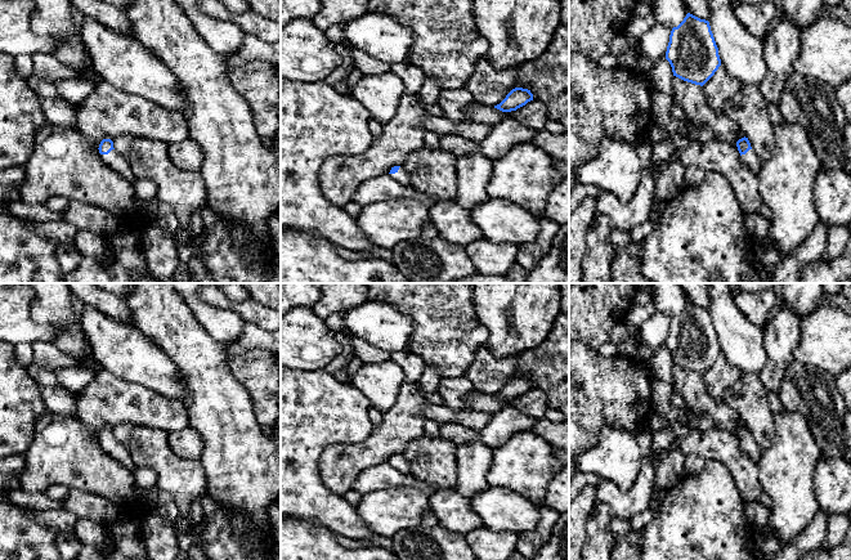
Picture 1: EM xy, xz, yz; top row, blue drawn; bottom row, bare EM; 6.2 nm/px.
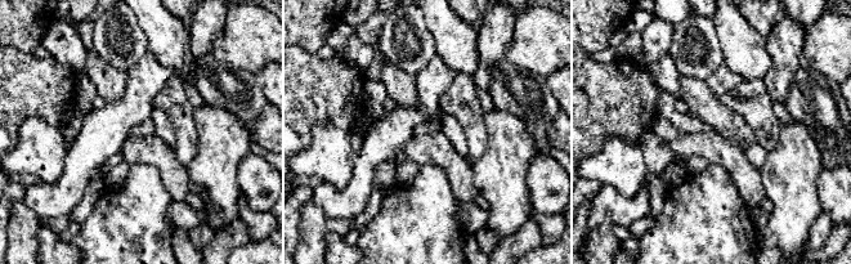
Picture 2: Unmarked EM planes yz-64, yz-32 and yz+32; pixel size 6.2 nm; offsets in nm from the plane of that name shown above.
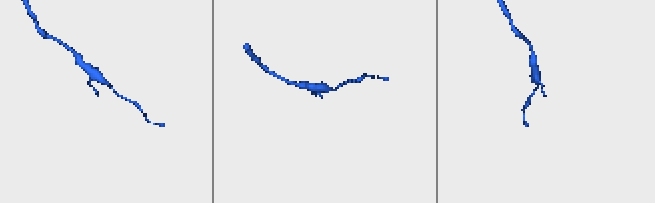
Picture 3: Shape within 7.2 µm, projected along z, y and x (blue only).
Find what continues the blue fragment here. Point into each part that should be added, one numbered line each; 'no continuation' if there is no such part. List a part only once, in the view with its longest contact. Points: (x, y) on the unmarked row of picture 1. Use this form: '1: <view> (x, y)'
1: xz (402, 464)

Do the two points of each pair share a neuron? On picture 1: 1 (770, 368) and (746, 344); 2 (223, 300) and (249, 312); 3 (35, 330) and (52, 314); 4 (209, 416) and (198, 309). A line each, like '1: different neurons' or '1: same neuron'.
1: different neurons
2: same neuron
3: different neurons
4: different neurons

